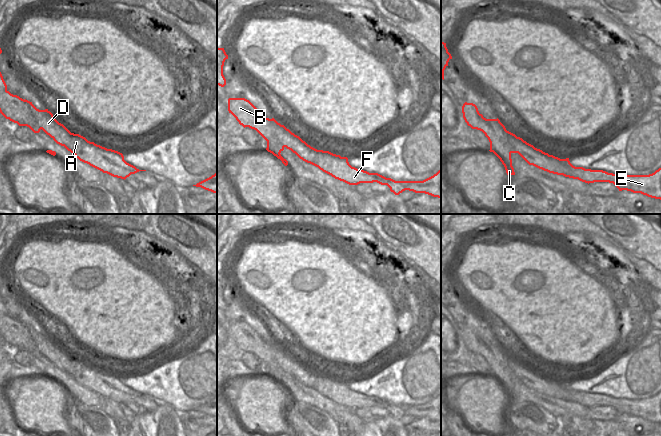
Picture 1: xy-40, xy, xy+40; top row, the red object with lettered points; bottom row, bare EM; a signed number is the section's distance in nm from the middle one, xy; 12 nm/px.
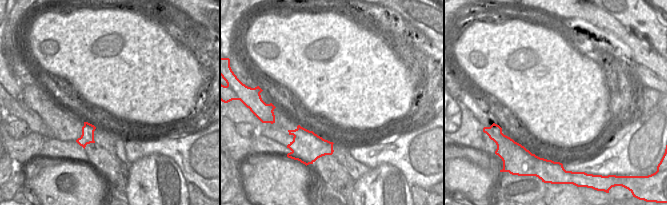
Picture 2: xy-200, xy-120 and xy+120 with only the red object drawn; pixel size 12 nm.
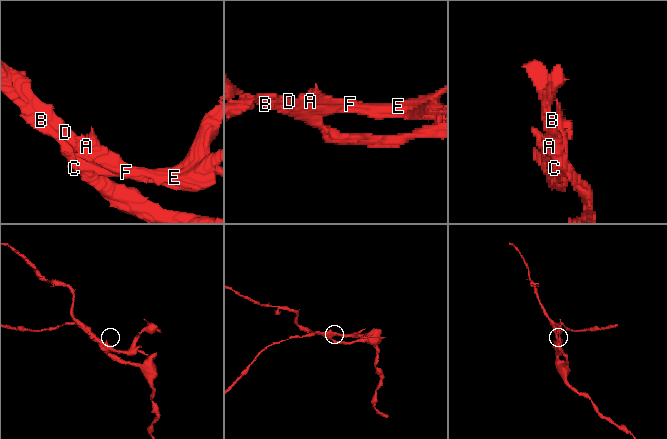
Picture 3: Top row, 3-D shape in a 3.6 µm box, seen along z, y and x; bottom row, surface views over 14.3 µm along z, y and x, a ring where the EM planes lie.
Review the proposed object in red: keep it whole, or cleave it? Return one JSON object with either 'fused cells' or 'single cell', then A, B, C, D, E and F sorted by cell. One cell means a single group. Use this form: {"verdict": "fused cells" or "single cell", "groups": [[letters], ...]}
{"verdict": "fused cells", "groups": [["A", "D", "E", "F"], ["B", "C"]]}

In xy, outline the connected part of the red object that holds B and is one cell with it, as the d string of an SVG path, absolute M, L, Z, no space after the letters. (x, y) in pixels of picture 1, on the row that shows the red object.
M229 98L228 111L244 128L249 127L256 130L266 141L266 150L276 156L287 166L288 161L281 156L284 146L274 137L274 129L278 122L272 118L265 118L259 110L245 98Z

